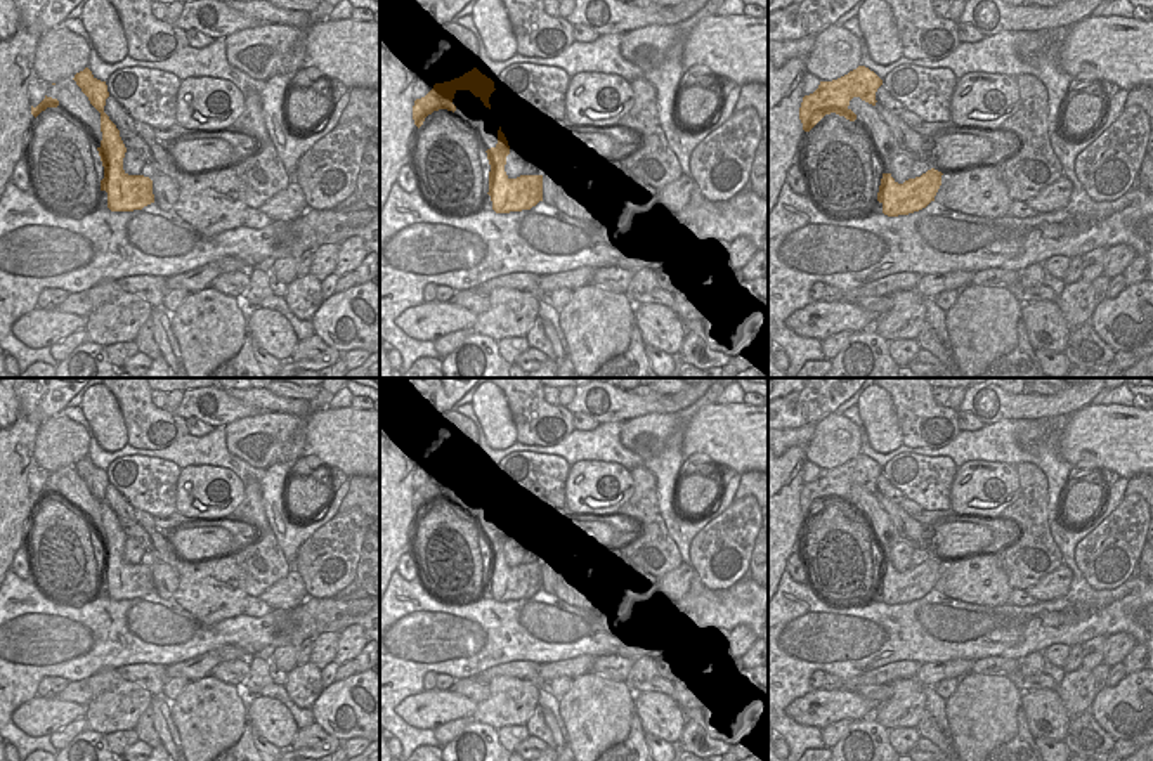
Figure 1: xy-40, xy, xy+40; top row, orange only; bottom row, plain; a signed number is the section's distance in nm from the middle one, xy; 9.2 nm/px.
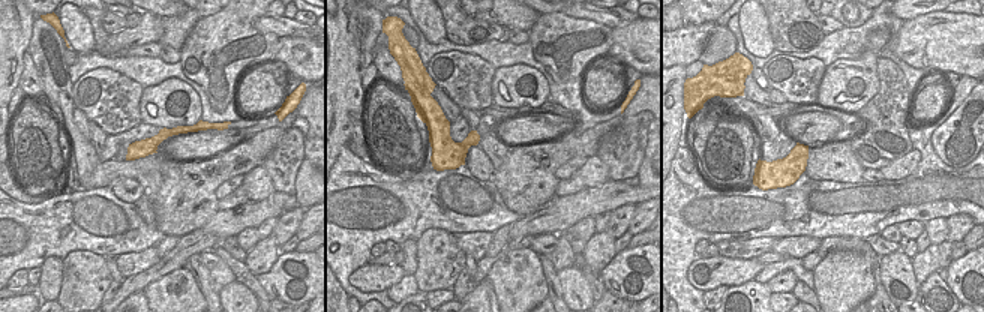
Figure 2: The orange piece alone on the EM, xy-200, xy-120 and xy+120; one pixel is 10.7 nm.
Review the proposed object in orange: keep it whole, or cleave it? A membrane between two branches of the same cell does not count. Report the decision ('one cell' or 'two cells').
two cells

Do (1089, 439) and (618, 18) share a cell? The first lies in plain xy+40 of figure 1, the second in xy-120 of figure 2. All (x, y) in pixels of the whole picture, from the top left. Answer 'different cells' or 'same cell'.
different cells

